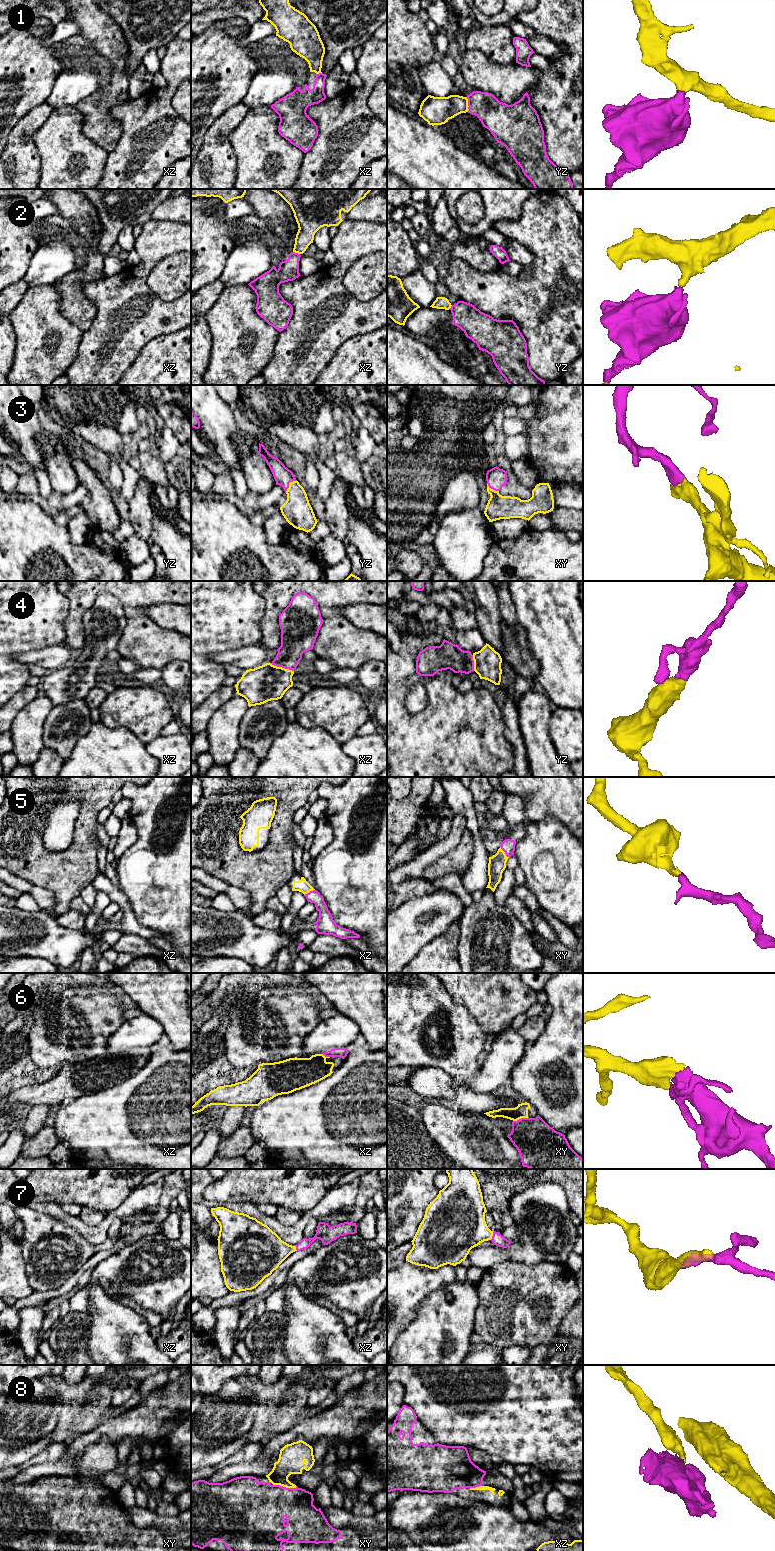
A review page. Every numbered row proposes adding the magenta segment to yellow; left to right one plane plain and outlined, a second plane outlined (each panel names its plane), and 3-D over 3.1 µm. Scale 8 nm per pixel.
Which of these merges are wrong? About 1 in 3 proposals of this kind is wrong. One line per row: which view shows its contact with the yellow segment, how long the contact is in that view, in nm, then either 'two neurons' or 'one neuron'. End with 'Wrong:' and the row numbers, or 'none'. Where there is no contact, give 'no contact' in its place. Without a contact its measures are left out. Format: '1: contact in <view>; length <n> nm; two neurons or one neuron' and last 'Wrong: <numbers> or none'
1: contact in yz; length 80 nm; one neuron
2: contact in xz; length 60 nm; two neurons
3: contact in yz; length 140 nm; one neuron
4: contact in xz; length 200 nm; one neuron
5: contact in xy; length 120 nm; one neuron
6: contact in xy; length 130 nm; one neuron
7: contact in xy; length 70 nm; one neuron
8: contact in xy; length 190 nm; one neuron
Wrong: 2

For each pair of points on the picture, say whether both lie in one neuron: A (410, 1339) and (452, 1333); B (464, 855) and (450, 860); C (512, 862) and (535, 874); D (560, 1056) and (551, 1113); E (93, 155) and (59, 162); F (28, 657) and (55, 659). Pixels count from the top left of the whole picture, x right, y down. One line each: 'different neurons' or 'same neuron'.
A: same neuron
B: same neuron
C: different neurons
D: same neuron
E: same neuron
F: same neuron

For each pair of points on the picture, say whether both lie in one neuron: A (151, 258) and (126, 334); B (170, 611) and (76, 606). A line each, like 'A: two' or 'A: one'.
A: one
B: two

